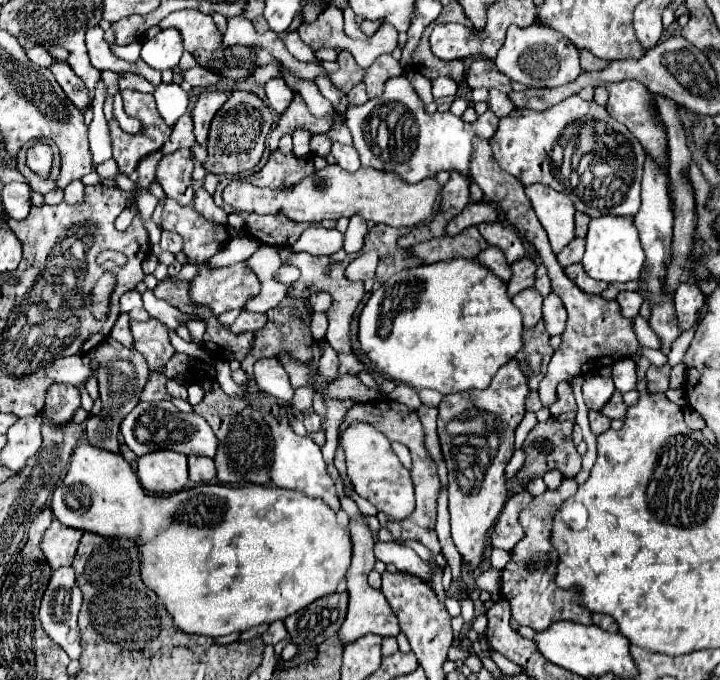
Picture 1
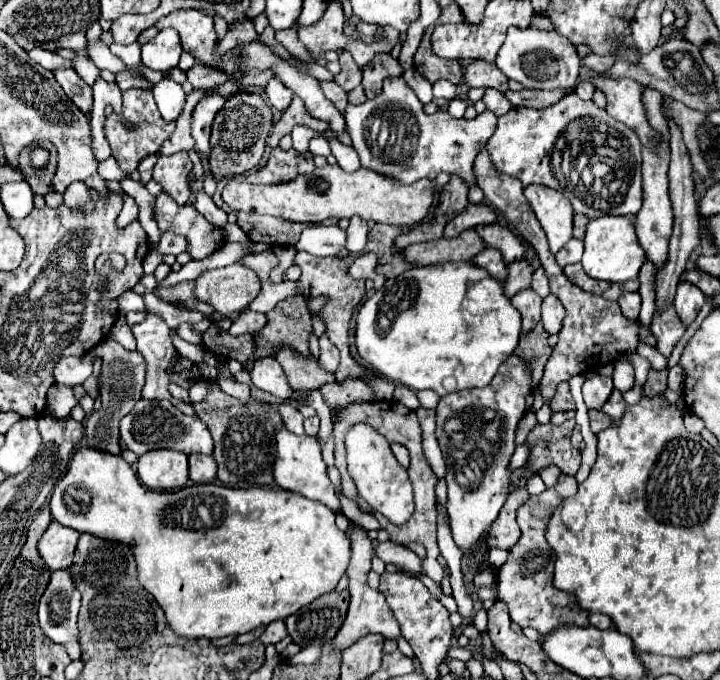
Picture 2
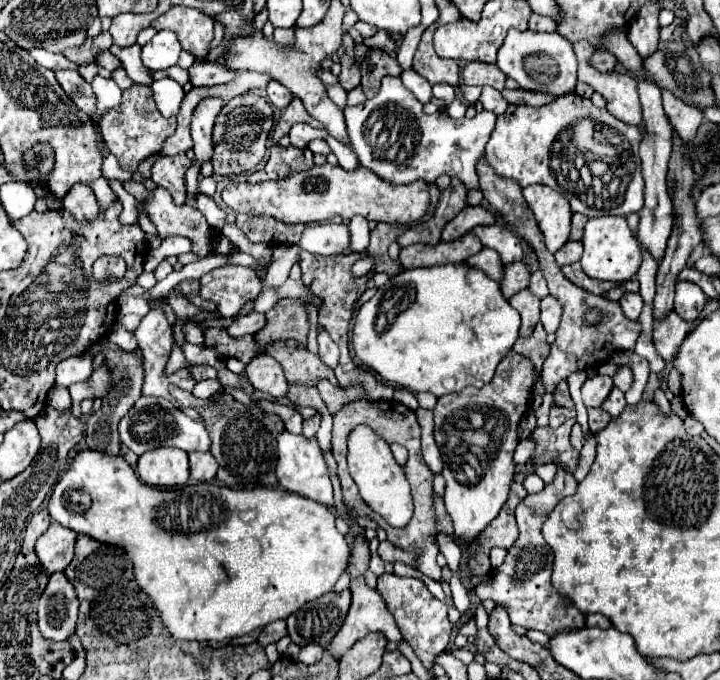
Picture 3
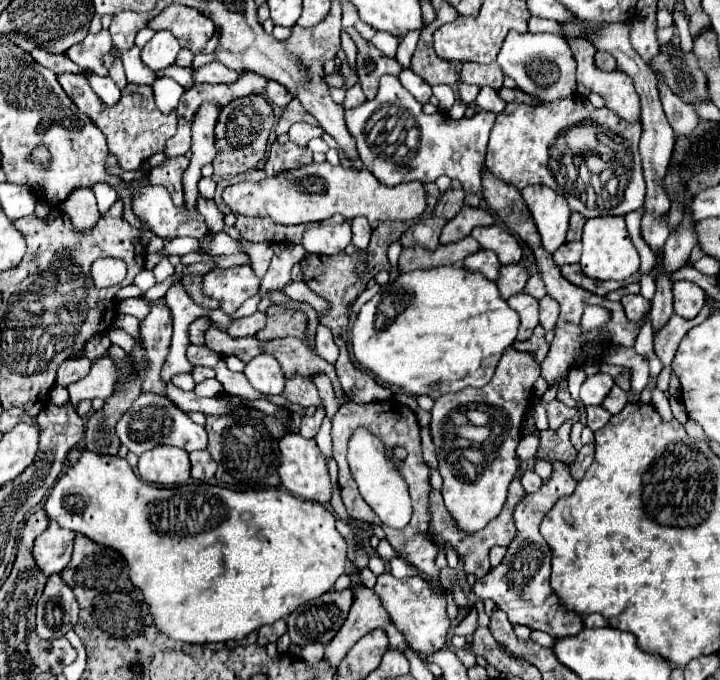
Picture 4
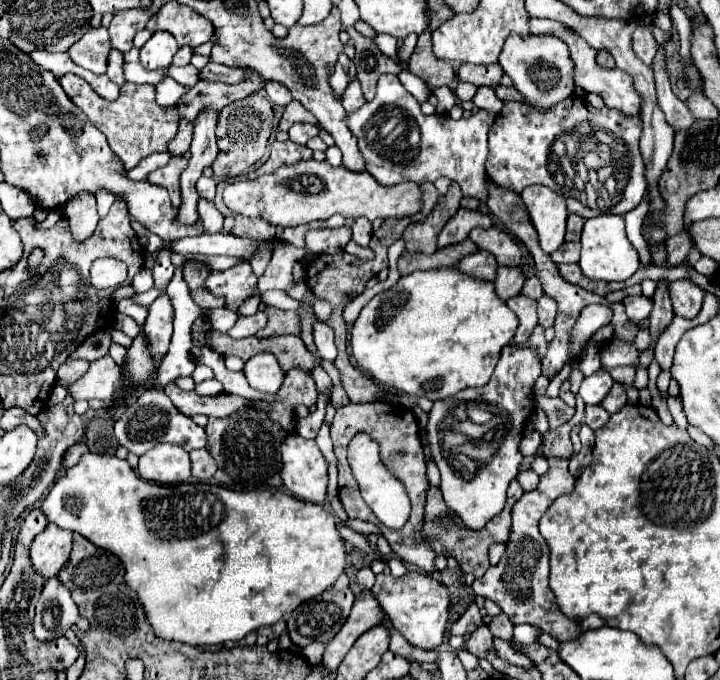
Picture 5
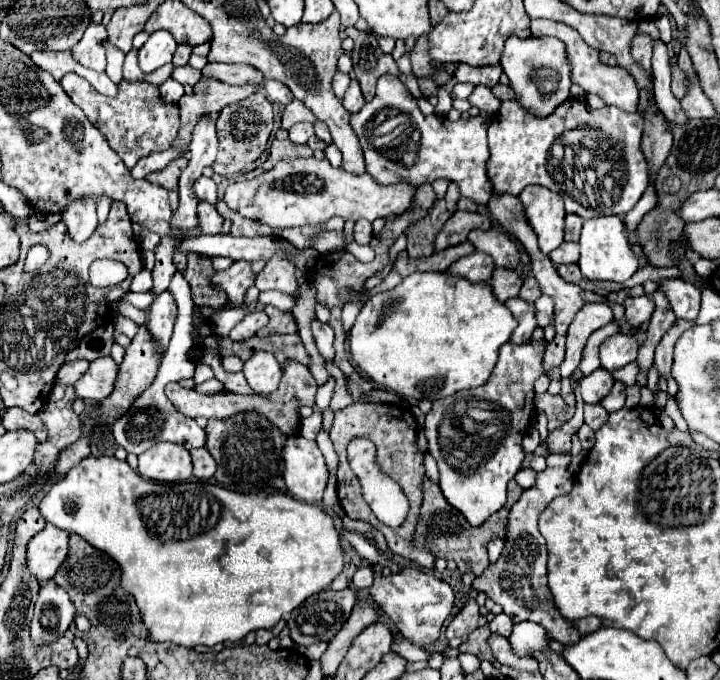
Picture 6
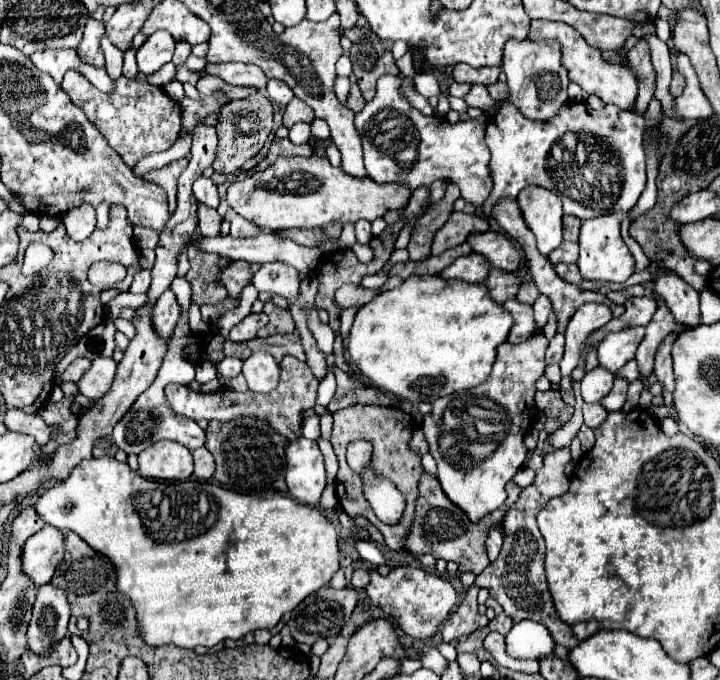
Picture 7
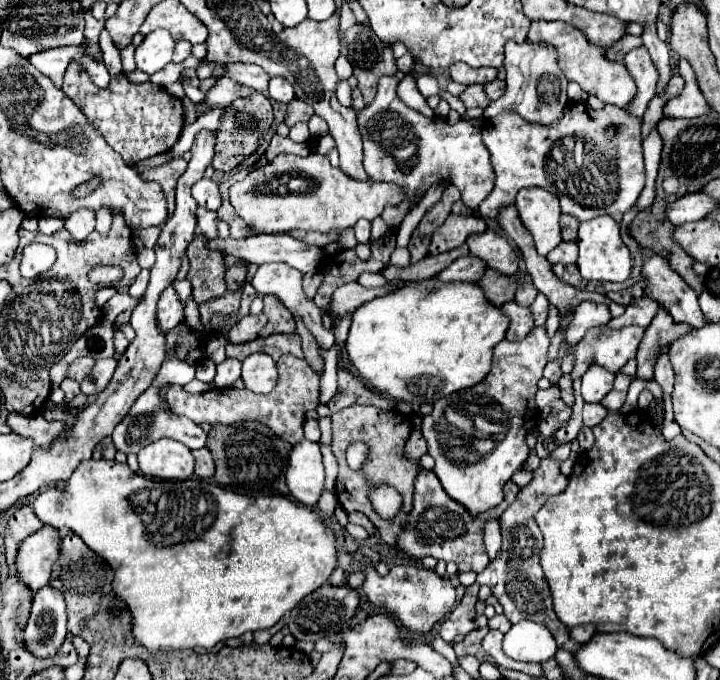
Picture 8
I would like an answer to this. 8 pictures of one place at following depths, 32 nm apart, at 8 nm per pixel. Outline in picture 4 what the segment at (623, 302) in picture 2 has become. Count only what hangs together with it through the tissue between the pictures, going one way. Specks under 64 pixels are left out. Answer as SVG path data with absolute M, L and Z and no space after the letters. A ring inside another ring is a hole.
M628 294L628 296L622 296L622 306L624 306L624 312L628 316L628 320L634 320L634 322L640 322L648 310L648 302L640 296L640 294Z

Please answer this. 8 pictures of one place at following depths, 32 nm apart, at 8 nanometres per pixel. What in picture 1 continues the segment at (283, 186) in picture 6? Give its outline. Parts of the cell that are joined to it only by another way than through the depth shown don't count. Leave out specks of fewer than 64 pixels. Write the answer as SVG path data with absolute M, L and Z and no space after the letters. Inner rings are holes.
M332 164L332 166L326 166L324 170L316 170L312 176L304 178L294 188L280 190L280 192L270 190L270 188L258 188L258 186L252 186L252 184L244 182L244 180L232 180L224 188L224 202L230 204L236 212L256 212L256 214L282 212L290 220L296 220L296 222L318 224L322 220L338 220L342 216L350 218L350 216L358 214L364 220L370 220L374 224L388 224L388 226L396 226L396 228L412 228L412 226L420 224L420 222L424 222L432 216L434 200L436 200L438 194L440 194L440 184L438 184L436 178L426 178L422 182L408 184L400 176L396 176L394 172L380 172L380 170L374 170L374 168L360 168L358 172L346 172L338 164Z

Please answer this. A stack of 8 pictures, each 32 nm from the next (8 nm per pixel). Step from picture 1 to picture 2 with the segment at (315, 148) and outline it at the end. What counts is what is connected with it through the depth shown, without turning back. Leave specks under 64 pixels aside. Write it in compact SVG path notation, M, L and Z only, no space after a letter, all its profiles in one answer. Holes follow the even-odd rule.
M316 136L310 140L310 152L312 154L320 154L320 156L328 156L331 154L330 144L324 136Z

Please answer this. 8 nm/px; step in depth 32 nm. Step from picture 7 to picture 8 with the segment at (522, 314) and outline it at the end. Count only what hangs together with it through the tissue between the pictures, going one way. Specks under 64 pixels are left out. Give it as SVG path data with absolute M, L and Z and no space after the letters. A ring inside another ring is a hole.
M514 300L504 304L504 312L510 316L510 328L506 338L508 340L524 340L524 336L528 336L528 332L534 328L534 318L532 318L532 310L528 306L520 306Z

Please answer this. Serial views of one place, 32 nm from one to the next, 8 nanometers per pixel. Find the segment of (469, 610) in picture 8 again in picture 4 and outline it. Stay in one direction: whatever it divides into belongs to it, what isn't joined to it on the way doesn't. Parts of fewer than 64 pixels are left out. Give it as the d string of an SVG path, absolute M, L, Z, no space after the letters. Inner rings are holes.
M473 606L470 608L468 616L466 616L466 618L464 618L464 620L454 628L454 634L460 636L472 635L478 628L477 619L478 613L476 608Z

